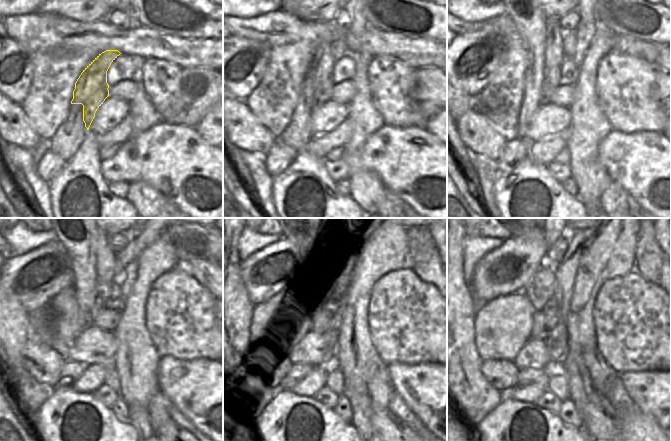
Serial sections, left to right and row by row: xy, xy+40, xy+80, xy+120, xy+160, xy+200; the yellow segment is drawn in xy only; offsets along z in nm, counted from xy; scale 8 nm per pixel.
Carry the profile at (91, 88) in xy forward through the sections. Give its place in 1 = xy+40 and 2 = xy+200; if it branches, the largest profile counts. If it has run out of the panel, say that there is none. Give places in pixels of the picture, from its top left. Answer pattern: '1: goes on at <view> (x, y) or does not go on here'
1: goes on at xy+40 (325, 59)
2: goes on at xy+200 (550, 238)

